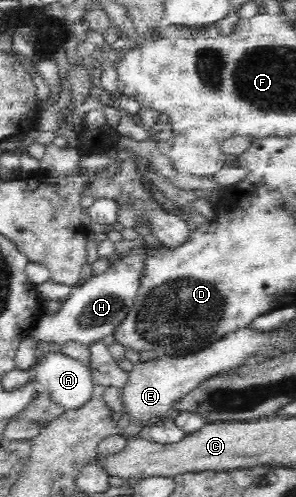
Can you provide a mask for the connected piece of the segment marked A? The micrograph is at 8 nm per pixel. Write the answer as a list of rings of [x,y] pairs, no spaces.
[[[36,351],[35,374],[41,385],[66,411],[79,409],[93,394],[90,367],[63,353]]]

